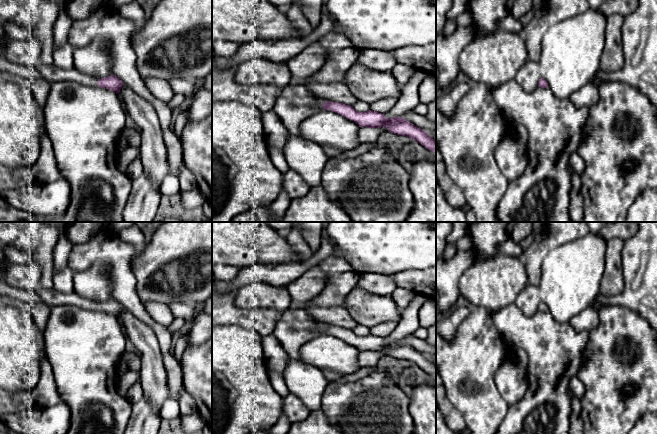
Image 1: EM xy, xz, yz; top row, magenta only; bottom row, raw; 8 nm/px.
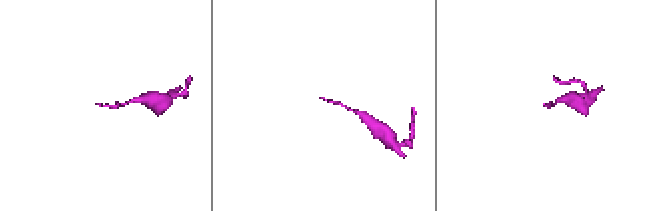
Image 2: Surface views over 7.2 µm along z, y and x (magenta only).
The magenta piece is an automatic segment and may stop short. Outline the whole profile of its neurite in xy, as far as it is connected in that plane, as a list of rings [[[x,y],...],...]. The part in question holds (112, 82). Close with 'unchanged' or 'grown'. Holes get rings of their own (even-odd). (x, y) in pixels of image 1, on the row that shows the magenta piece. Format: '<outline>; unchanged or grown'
[[[40,62],[37,65],[37,69],[41,75],[41,78],[46,80],[50,84],[54,82],[71,81],[87,86],[103,87],[115,91],[118,94],[120,92],[120,89],[124,85],[122,80],[114,75],[100,79],[79,72],[75,68],[70,70],[63,70],[58,68],[55,64],[47,65]]]; grown

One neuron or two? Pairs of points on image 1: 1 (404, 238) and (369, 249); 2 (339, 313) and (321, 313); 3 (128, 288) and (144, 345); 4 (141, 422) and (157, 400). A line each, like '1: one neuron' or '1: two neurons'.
1: one neuron
2: one neuron
3: two neurons
4: two neurons

